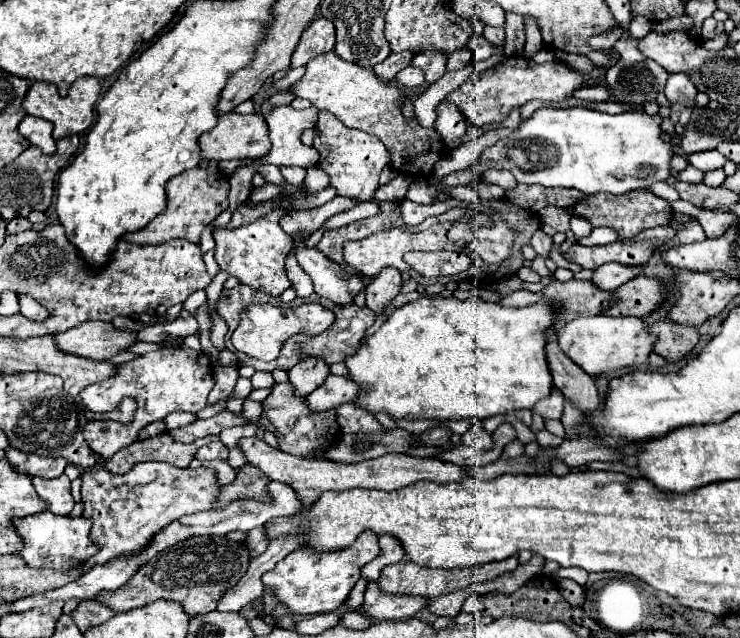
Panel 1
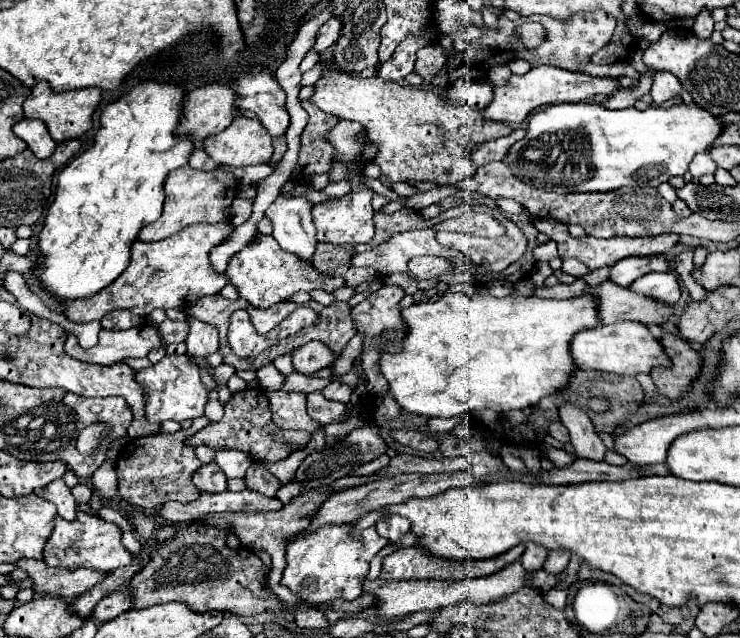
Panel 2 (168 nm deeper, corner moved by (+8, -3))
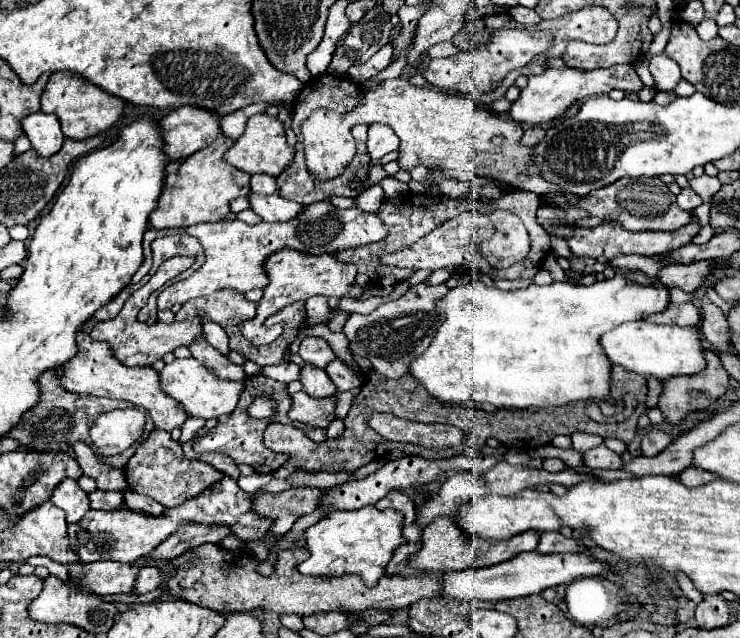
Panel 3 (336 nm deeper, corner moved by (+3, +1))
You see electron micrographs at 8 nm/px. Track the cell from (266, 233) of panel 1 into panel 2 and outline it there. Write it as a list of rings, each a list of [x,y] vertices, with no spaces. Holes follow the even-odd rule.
[[[256,233],[254,241],[250,241],[240,253],[236,253],[230,259],[226,277],[230,277],[228,281],[240,291],[240,297],[244,297],[254,307],[262,307],[262,309],[288,299],[296,291],[326,289],[332,293],[334,289],[344,285],[344,281],[340,277],[326,277],[326,275],[318,273],[314,267],[304,265],[292,253],[282,251],[272,235],[262,235],[262,233]]]

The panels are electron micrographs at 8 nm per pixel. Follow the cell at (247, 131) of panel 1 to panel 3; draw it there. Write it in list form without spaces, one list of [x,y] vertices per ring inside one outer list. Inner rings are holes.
[[[253,115],[247,119],[245,133],[237,139],[237,143],[225,153],[225,161],[245,173],[267,173],[279,177],[287,165],[293,161],[293,147],[285,139],[285,129],[277,117],[269,115]]]

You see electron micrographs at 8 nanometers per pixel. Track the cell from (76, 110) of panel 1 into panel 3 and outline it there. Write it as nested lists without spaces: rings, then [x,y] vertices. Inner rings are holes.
[[[69,71],[53,73],[47,83],[47,89],[43,91],[43,97],[41,97],[41,111],[57,115],[61,121],[63,135],[69,139],[89,139],[105,129],[113,127],[117,123],[117,119],[121,117],[123,109],[125,109],[123,99],[99,89],[97,85],[89,83],[87,79],[83,81],[83,77],[69,73]]]

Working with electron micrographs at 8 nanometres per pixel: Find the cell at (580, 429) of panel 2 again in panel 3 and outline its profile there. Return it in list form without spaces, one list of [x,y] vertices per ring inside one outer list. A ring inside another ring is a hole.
[[[605,445],[585,451],[583,461],[589,469],[621,469],[623,467],[621,457],[617,453],[613,453],[611,449],[607,449]]]

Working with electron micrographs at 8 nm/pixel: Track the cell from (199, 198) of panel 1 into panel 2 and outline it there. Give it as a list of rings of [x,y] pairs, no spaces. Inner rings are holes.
[[[176,169],[168,175],[166,183],[164,183],[164,193],[166,193],[166,201],[164,201],[164,213],[156,223],[146,225],[140,233],[138,239],[152,243],[152,241],[160,241],[170,237],[172,233],[182,231],[188,225],[194,223],[222,223],[228,221],[230,215],[230,205],[232,199],[236,195],[236,179],[232,177],[232,173],[224,173],[220,169],[214,171],[200,171],[200,169]]]

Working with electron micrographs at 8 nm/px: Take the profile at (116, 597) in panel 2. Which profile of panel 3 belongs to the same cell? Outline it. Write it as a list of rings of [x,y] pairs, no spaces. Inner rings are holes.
[[[143,567],[139,577],[137,577],[137,583],[135,583],[135,593],[141,595],[141,593],[149,593],[157,587],[163,585],[163,573],[157,569],[157,567]]]

